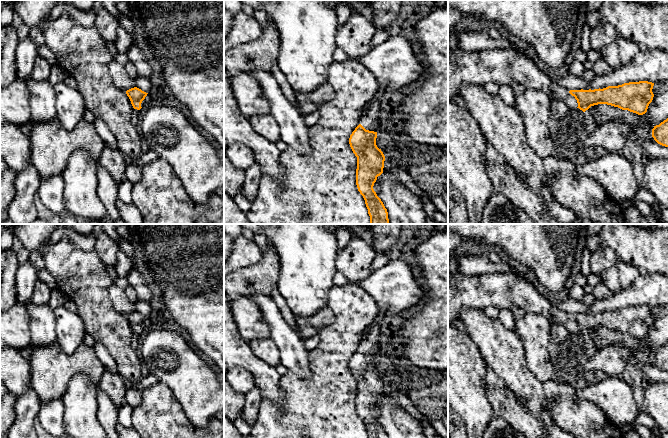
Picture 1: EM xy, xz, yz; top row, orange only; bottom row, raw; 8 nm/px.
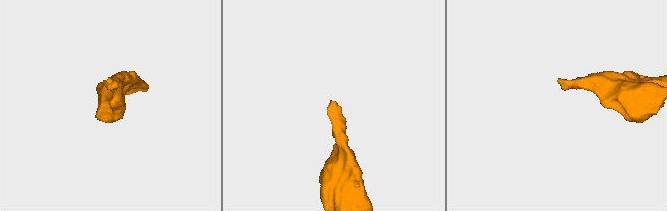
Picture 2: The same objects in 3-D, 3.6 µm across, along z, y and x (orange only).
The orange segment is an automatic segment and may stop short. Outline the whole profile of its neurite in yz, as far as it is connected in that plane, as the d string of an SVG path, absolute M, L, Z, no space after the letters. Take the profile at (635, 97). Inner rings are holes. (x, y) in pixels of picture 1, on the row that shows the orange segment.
M455 36L448 37L448 98L451 99L455 95L460 95L465 86L476 85L484 87L488 83L496 83L499 86L518 83L526 89L532 88L543 91L553 100L562 101L569 108L579 108L583 112L591 106L607 104L643 115L647 112L648 106L654 97L652 92L654 83L648 81L629 82L618 86L608 86L603 89L569 91L539 70L525 55L512 49L496 48L465 51L459 47Z

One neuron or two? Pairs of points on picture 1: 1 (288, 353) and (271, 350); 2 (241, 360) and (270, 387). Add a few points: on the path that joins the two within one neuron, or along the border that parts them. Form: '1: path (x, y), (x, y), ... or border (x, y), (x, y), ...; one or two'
1: border (270, 337), (279, 351), (281, 363); two
2: path (249, 362), (266, 379); one

